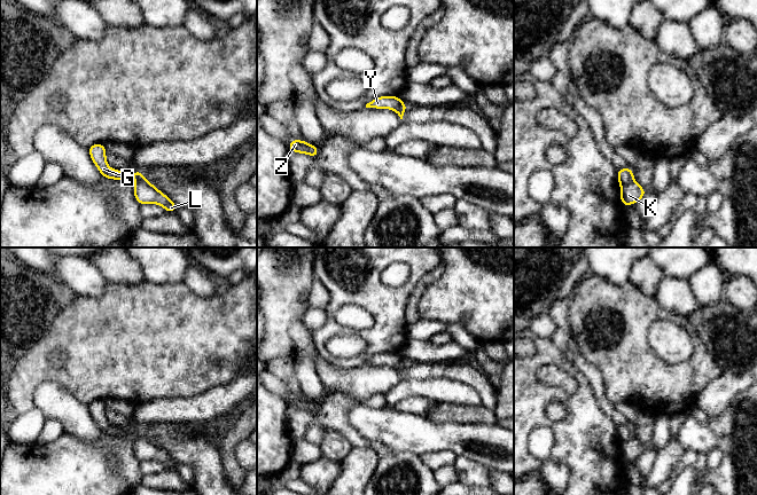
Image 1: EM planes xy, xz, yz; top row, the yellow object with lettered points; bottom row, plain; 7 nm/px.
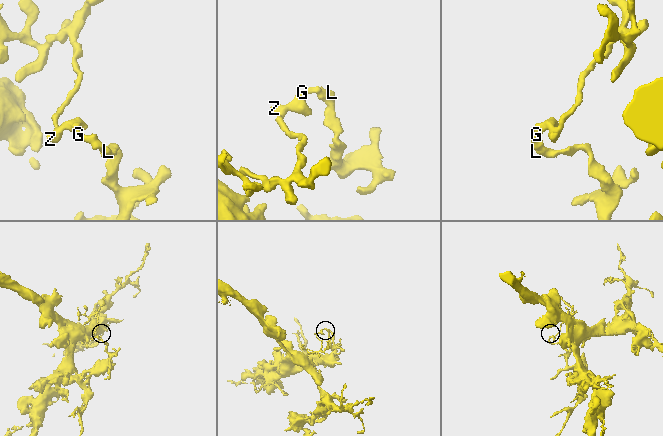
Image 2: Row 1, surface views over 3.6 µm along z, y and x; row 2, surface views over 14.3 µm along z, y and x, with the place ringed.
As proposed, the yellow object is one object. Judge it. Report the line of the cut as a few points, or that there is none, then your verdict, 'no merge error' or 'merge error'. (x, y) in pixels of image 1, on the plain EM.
cut yz (633, 434), (621, 442); merge error

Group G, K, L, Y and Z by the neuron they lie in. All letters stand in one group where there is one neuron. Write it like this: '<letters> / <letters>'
G Y Z / K L

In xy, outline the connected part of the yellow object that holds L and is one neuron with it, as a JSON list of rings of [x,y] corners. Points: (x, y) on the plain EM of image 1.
[[[143,433],[136,439],[133,449],[140,462],[158,461],[166,466],[166,470],[177,468],[177,461],[174,461],[167,453],[165,453]]]

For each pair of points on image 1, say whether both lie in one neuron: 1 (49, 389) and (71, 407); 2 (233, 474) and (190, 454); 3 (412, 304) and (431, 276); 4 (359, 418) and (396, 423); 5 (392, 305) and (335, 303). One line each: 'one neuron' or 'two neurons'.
1: one neuron
2: two neurons
3: one neuron
4: one neuron
5: one neuron

